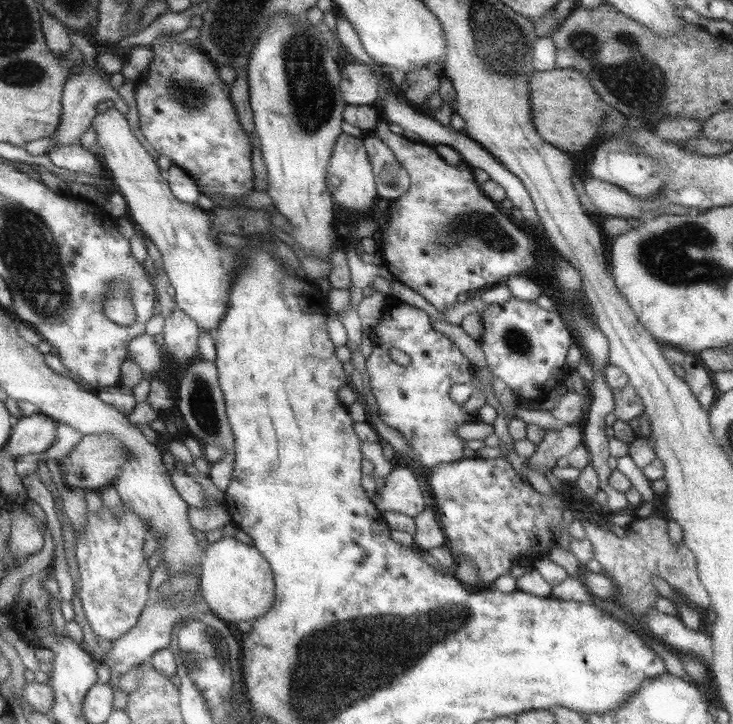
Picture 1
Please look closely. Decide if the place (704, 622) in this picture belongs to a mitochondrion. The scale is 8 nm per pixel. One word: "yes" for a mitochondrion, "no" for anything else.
no

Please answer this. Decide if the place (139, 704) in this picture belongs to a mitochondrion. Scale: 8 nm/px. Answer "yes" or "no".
no

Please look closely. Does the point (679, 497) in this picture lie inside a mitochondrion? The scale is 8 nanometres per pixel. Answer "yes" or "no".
no

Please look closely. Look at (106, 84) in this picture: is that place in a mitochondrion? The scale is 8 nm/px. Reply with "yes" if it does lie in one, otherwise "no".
no

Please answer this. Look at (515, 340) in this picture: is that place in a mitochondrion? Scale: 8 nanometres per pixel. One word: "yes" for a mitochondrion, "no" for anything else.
yes

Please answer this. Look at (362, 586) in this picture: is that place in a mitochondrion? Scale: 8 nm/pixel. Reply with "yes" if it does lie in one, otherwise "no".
no

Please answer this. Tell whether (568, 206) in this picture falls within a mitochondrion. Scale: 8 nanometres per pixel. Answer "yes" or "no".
no

